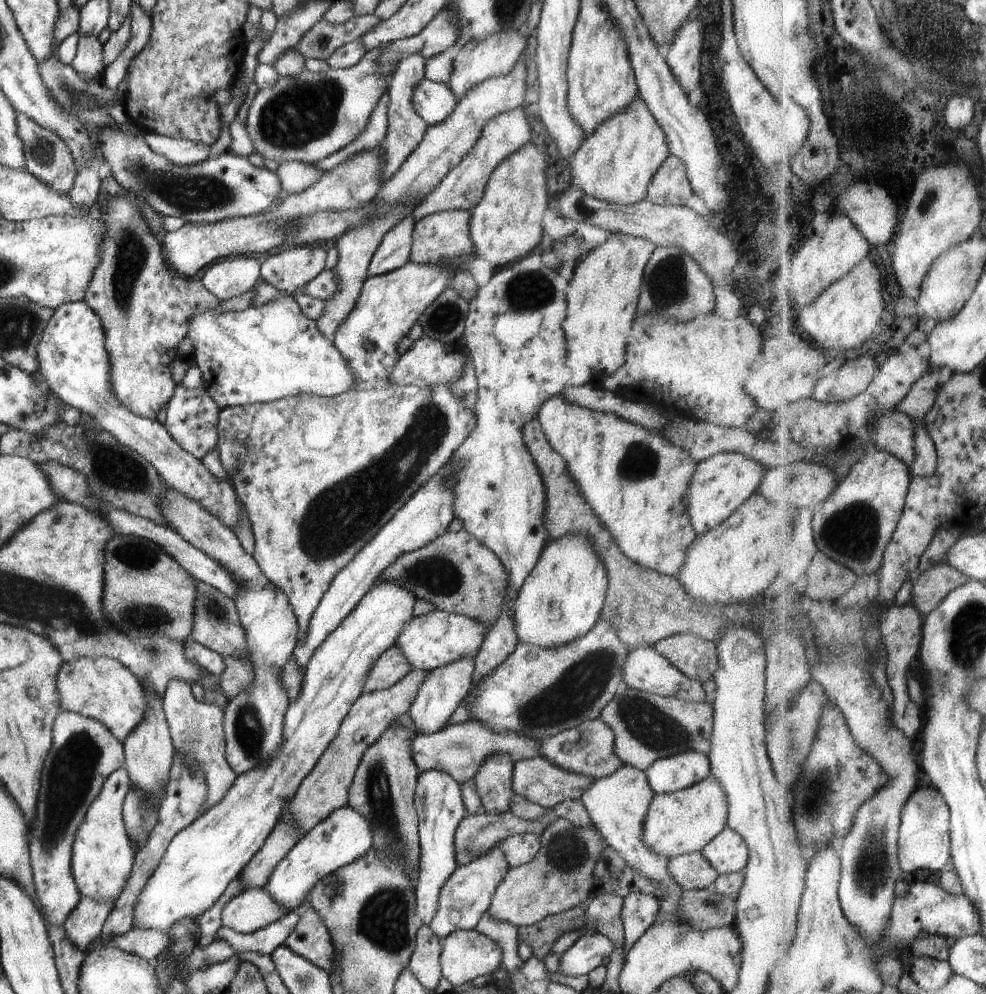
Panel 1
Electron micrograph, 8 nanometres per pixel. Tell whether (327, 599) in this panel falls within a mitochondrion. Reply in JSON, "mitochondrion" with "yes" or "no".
{"mitochondrion":"no"}

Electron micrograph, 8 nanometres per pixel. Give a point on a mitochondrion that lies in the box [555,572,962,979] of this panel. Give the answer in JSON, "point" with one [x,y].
{"point":[645,721]}

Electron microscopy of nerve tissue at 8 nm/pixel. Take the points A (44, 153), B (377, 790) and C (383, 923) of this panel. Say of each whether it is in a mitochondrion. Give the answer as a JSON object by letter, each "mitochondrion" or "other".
{"A":"mitochondrion","B":"mitochondrion","C":"mitochondrion"}

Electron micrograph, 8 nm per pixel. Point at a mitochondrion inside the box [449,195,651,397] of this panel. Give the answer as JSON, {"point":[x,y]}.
{"point":[527,291]}

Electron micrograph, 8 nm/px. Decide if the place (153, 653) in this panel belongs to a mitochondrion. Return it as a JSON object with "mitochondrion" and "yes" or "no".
{"mitochondrion":"yes"}

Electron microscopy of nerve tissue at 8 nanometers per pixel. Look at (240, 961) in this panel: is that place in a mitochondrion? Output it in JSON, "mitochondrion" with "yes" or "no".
{"mitochondrion":"no"}

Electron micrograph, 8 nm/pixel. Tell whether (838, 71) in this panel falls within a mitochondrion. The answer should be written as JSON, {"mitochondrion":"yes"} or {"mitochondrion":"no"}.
{"mitochondrion":"no"}

